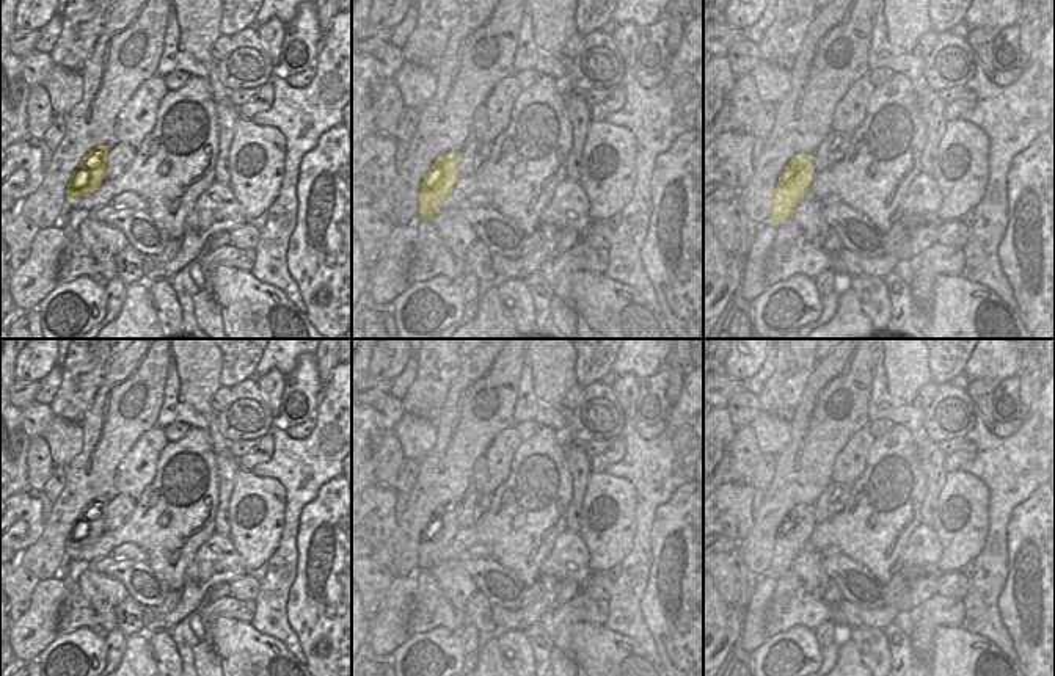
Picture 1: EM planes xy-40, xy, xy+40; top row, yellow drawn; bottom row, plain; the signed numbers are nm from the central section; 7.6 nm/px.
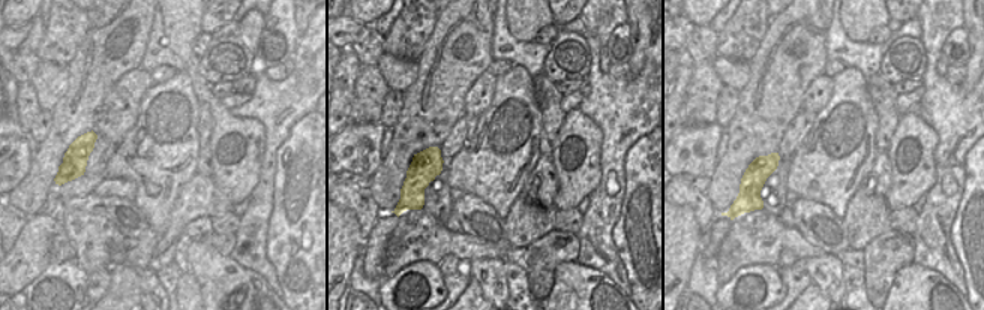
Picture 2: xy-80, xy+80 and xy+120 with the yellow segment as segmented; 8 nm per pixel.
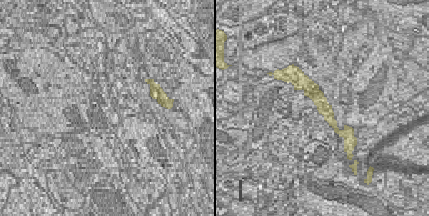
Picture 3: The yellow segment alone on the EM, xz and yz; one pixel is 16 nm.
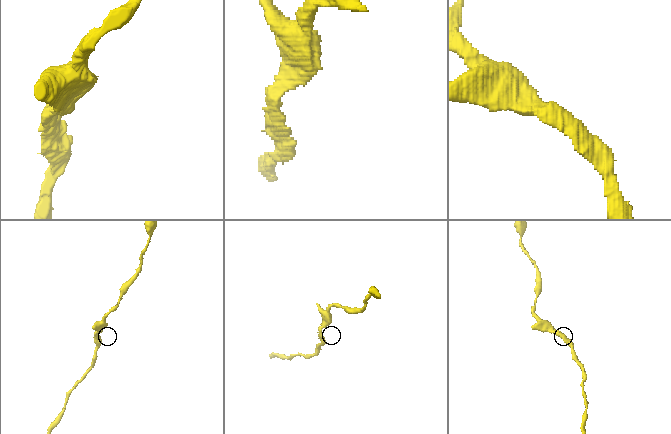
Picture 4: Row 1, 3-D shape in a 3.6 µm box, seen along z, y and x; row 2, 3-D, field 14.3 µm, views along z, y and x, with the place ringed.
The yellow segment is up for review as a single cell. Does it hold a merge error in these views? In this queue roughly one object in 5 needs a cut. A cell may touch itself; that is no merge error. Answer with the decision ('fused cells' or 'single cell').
single cell

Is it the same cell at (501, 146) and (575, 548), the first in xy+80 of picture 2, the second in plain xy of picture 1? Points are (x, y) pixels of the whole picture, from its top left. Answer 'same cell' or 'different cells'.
different cells

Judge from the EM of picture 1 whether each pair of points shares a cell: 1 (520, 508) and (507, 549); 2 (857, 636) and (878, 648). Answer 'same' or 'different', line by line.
1: same
2: same

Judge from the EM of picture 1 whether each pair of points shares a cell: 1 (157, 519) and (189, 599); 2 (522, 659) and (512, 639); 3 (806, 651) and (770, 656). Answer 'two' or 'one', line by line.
1: two
2: one
3: one

